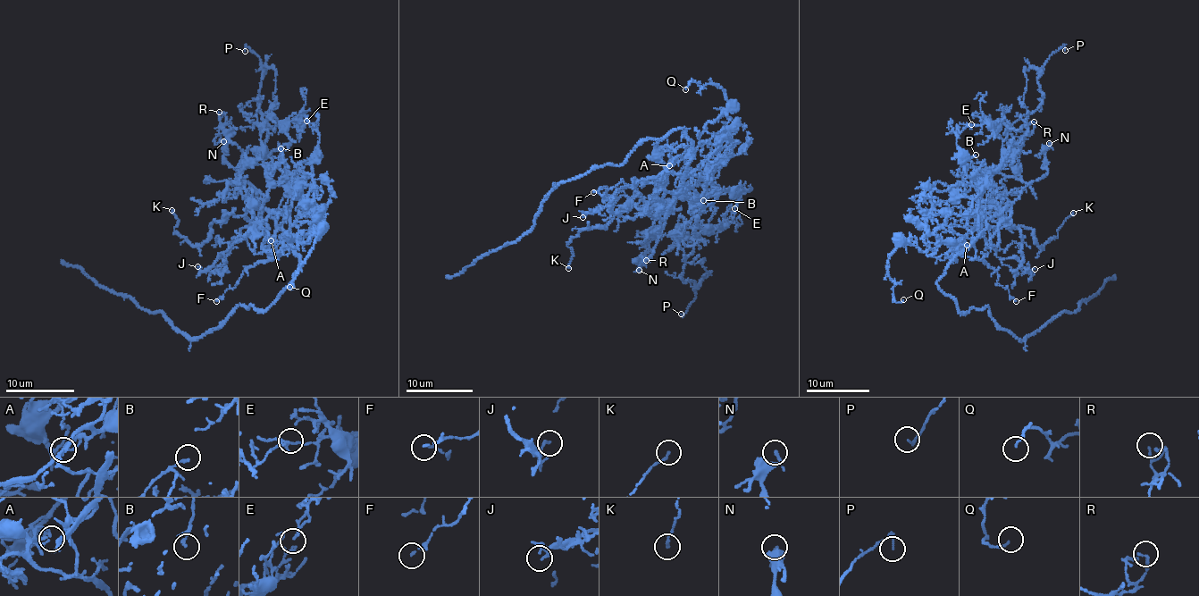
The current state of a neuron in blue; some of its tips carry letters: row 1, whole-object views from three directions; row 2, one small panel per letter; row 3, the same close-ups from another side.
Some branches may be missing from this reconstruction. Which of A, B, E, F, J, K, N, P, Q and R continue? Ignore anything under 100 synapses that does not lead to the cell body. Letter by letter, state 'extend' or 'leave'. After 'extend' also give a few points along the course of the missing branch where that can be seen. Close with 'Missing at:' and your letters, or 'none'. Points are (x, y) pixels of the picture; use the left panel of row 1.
A: leave
B: leave
E: leave
F: leave
J: leave
K: leave
N: leave
P: leave
Q: leave
R: leave
Missing at: none

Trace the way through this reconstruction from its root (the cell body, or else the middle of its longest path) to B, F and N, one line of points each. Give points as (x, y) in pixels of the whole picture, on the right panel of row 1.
B: (937, 284), (945, 267), (980, 231), (977, 205), (984, 187), (967, 175), (962, 166), (976, 155)
F: (937, 284), (945, 267), (973, 245), (975, 257), (997, 271), (997, 282), (1008, 289), (1016, 301)
N: (937, 284), (945, 267), (985, 228), (986, 220), (1047, 172), (1042, 167), (1049, 143)

